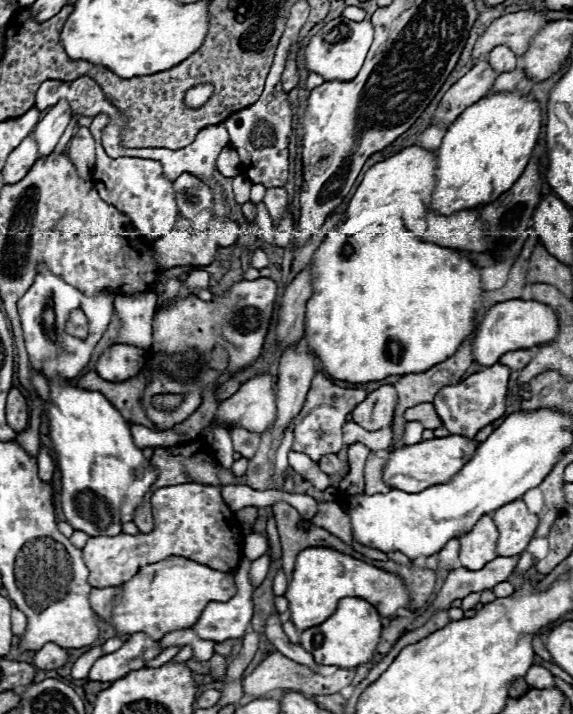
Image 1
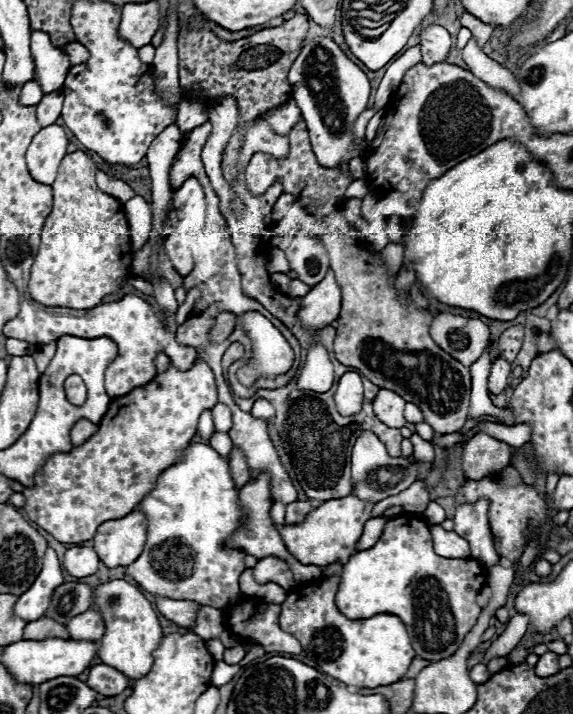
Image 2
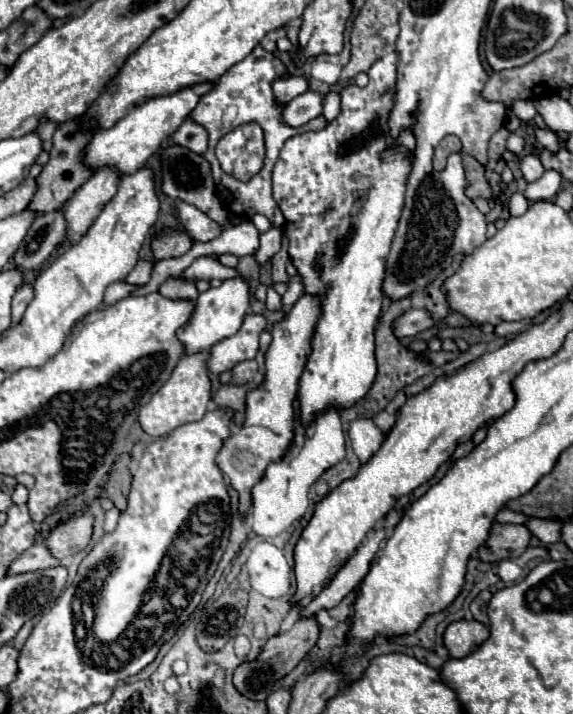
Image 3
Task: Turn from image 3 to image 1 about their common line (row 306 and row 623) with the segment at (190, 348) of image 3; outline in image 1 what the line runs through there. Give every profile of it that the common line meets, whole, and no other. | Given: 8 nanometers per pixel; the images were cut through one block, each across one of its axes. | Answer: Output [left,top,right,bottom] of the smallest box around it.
[192,558,252,642]

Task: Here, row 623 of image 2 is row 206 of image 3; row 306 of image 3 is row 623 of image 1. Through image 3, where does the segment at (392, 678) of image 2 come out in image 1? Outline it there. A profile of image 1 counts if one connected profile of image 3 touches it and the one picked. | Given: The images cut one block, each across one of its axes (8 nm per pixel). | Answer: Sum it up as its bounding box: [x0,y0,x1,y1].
[300,598,382,668]

